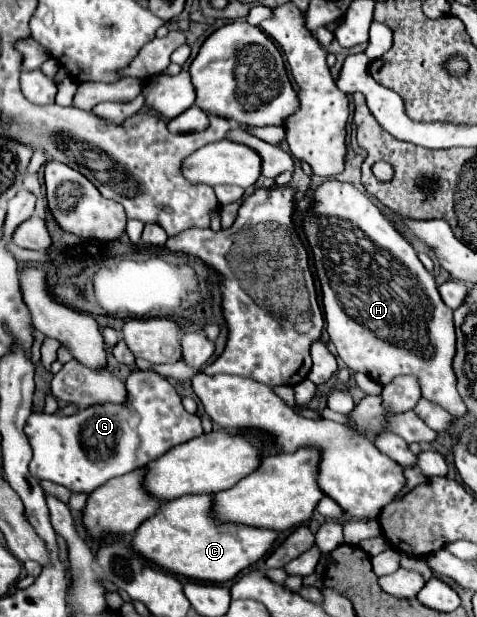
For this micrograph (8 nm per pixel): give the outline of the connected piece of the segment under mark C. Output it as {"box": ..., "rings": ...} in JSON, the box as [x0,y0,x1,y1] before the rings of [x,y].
{"box":[132,495,278,583],"rings":[[[182,495],[172,503],[168,501],[154,517],[138,527],[132,547],[158,567],[188,579],[204,583],[226,583],[234,579],[272,549],[278,533],[240,523],[218,523],[212,517],[212,501],[214,495]]]}

